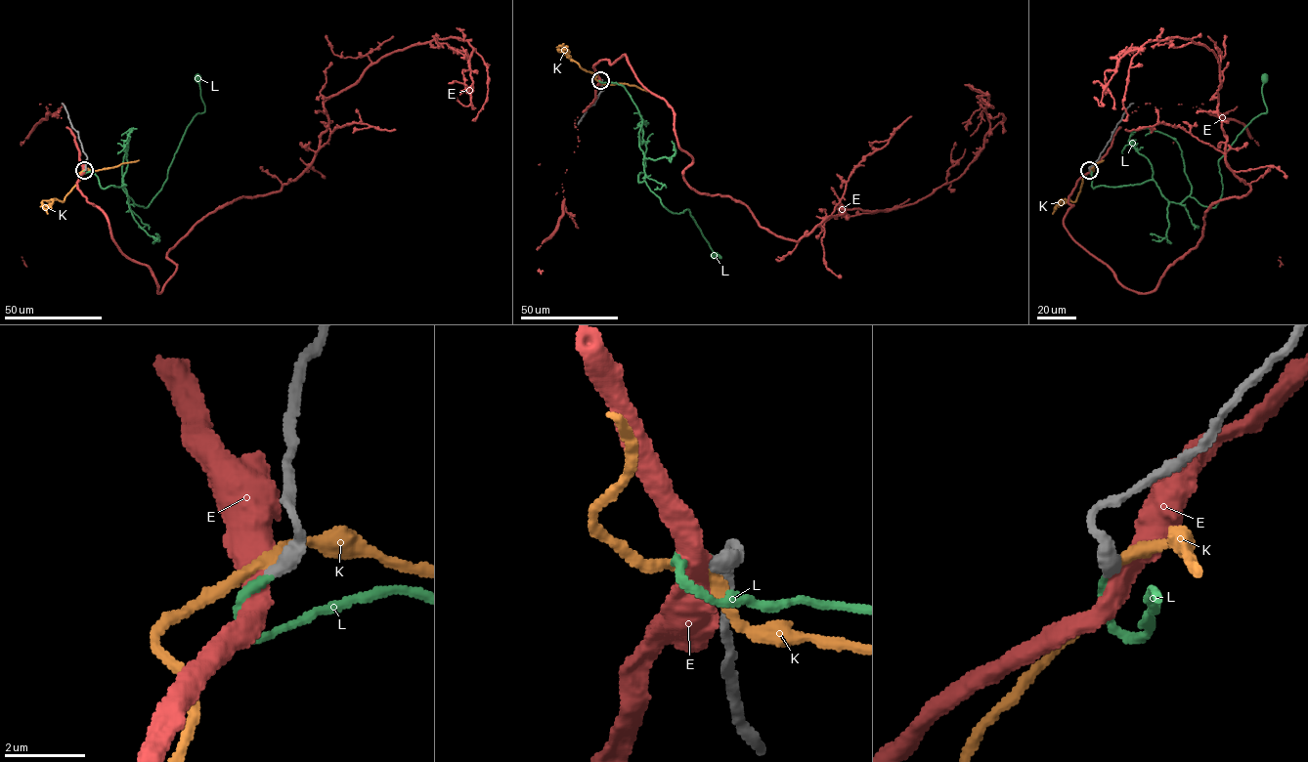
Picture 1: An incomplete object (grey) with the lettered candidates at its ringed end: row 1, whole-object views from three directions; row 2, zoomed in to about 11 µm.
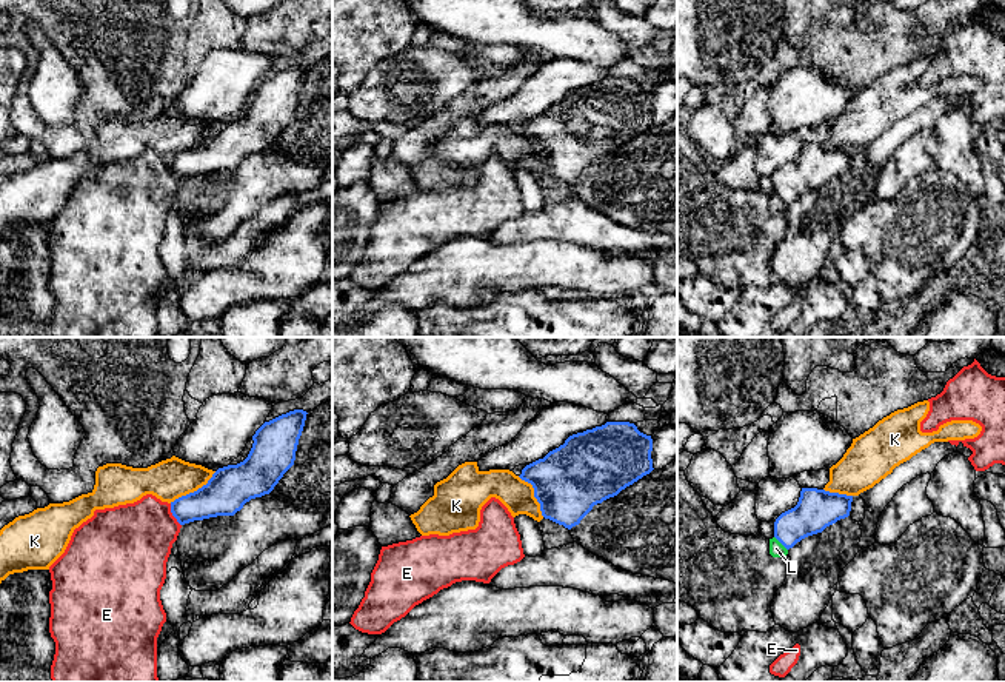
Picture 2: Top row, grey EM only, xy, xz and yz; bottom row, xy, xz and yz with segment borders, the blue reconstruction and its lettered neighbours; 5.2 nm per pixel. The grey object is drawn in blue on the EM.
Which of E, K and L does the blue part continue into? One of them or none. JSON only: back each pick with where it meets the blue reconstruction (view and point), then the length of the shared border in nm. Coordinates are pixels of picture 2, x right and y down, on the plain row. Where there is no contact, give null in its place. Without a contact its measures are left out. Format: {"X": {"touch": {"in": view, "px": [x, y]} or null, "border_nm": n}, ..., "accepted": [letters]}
{"L": {"touch": {"in": "yz", "px": [781, 197]}, "border_nm": 100}, "accepted": ["L"]}

